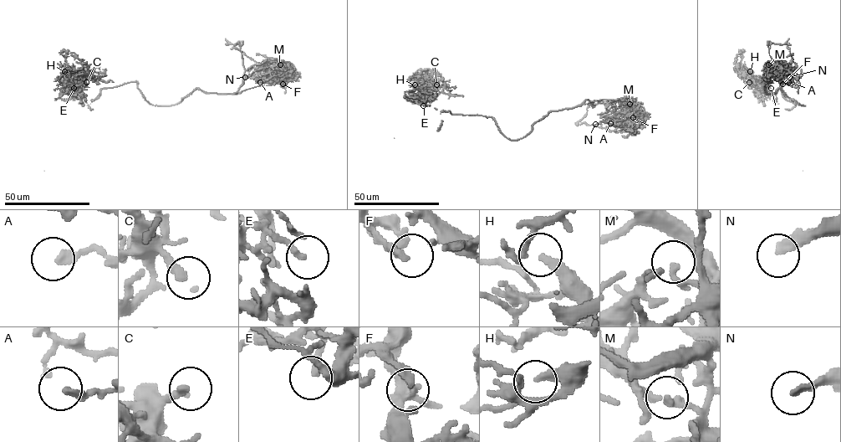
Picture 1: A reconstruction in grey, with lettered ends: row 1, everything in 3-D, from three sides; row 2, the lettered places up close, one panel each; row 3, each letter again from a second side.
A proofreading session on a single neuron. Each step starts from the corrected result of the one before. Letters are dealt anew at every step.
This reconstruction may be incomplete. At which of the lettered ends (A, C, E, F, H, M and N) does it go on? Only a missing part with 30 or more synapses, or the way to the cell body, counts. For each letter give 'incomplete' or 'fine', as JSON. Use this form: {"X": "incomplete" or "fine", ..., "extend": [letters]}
{"A": "fine", "C": "incomplete", "E": "fine", "F": "fine", "H": "incomplete", "M": "fine", "N": "incomplete", "extend": ["C", "H", "N"]}

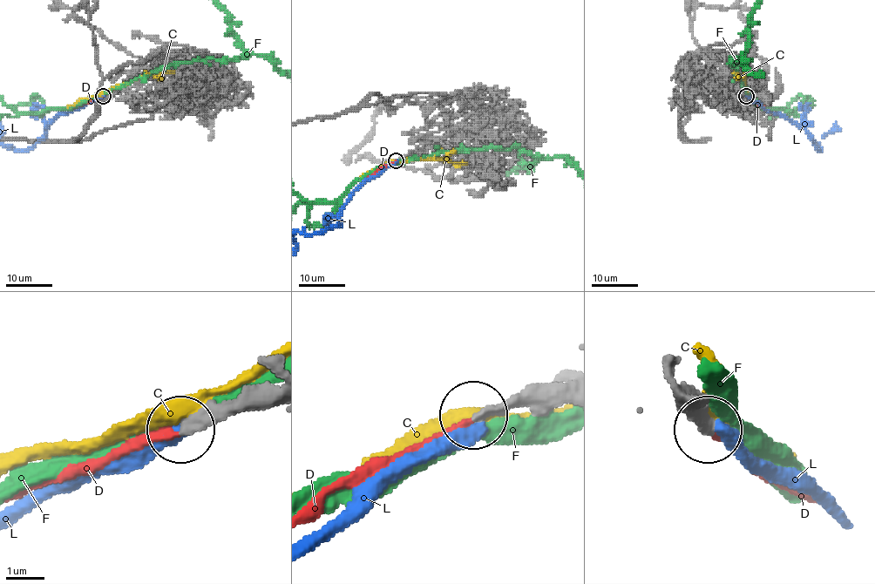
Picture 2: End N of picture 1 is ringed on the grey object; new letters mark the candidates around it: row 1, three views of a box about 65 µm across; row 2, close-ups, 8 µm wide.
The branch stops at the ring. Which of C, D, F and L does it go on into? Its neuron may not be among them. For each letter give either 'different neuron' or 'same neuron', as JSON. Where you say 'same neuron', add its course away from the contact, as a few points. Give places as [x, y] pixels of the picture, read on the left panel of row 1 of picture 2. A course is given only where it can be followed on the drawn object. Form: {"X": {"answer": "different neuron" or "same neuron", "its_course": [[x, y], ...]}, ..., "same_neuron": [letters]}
{"C": {"answer": "different neuron"}, "D": {"answer": "same neuron", "its_course": [[103, 97], [71, 107]]}, "F": {"answer": "different neuron"}, "L": {"answer": "different neuron"}, "same_neuron": ["D"]}

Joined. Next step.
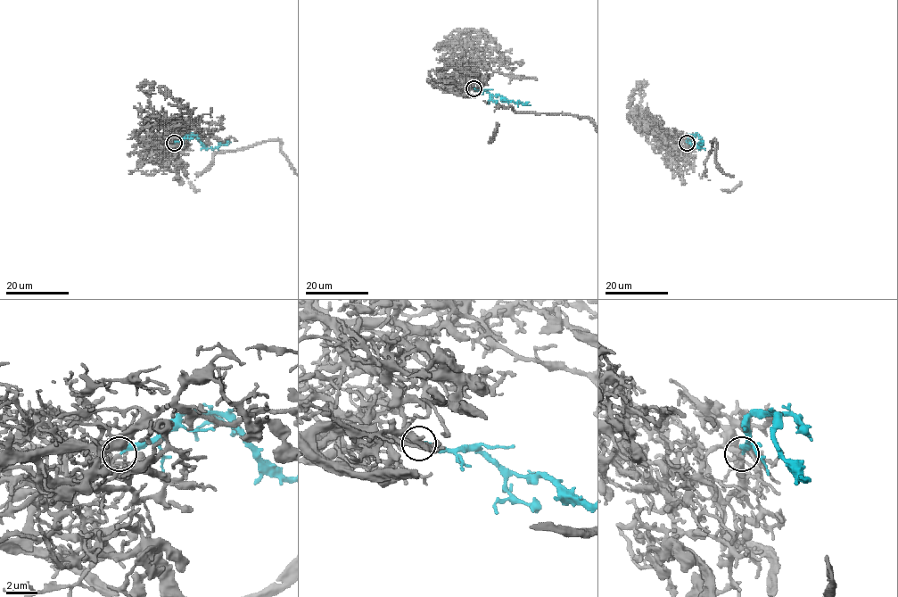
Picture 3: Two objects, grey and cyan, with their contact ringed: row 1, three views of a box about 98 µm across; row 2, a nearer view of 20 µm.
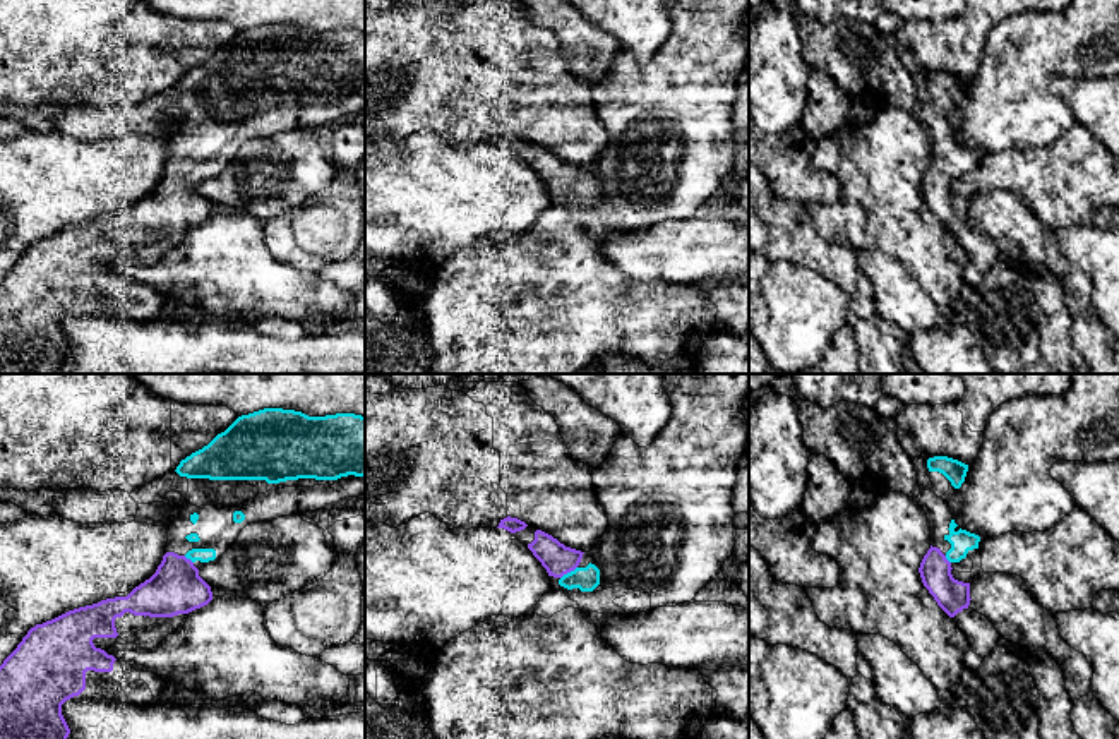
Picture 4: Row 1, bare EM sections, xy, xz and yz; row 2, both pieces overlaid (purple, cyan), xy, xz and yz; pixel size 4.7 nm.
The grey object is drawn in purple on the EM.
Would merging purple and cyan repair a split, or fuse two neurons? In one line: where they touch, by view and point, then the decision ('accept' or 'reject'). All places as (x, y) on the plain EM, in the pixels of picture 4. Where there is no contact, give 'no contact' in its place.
xz (568, 187) | accept

